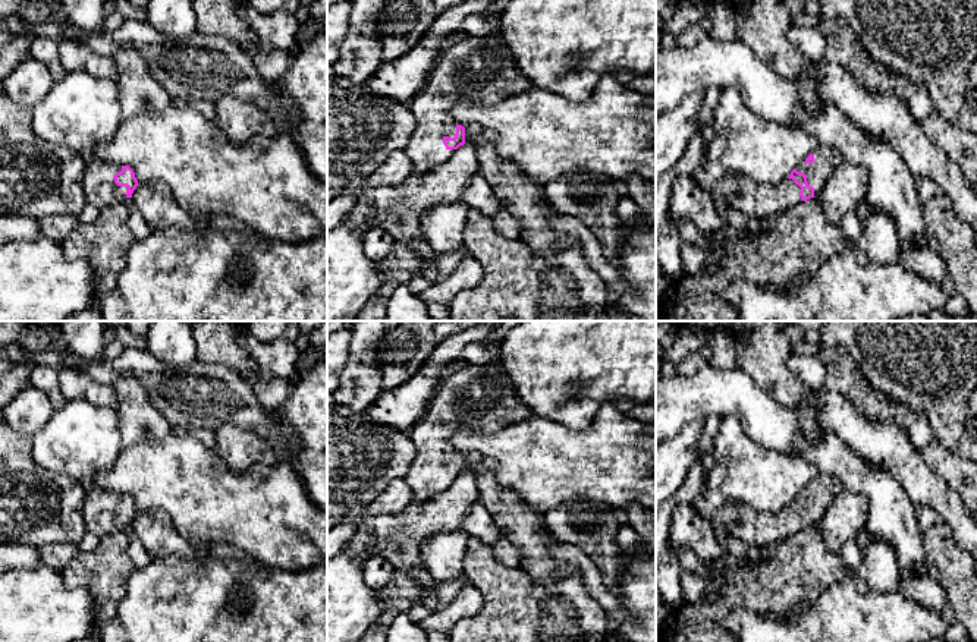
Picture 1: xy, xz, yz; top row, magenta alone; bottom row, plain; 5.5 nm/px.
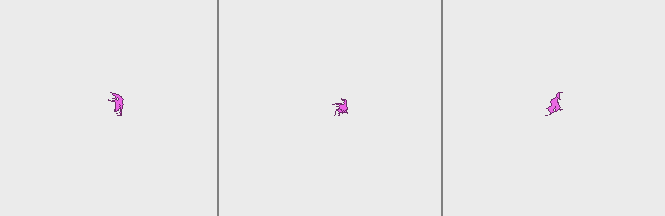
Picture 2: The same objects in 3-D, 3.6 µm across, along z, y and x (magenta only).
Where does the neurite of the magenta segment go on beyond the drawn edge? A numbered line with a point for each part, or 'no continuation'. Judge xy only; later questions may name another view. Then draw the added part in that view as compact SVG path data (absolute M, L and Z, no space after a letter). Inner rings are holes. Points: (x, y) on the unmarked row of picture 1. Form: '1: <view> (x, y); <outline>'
1: xy (100, 518); M88 485L85 491L84 520L88 534L98 538L114 532L125 532L126 514L117 514L113 504L122 500L122 494L104 490L100 485Z

